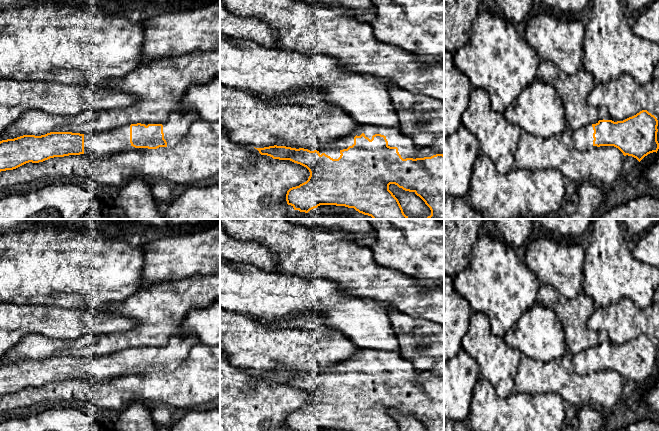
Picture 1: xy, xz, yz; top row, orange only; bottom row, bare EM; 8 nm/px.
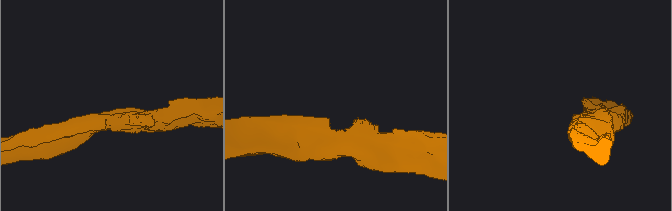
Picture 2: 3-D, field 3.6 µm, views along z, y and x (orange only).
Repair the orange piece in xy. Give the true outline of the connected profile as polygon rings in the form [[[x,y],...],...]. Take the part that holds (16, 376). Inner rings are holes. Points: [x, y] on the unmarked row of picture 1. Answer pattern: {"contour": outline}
{"contour": [[[194,334],[172,335],[165,346],[126,348],[102,357],[50,356],[0,365],[0,396],[26,387],[69,379],[111,380],[127,374],[174,372],[191,348],[201,344]]]}

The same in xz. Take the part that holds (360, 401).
{"contour": [[[359,348],[349,360],[317,374],[277,369],[255,373],[261,379],[290,384],[309,394],[306,406],[287,415],[287,428],[293,431],[401,431],[389,414],[390,408],[414,416],[428,431],[444,431],[444,379],[417,372],[399,352]]]}

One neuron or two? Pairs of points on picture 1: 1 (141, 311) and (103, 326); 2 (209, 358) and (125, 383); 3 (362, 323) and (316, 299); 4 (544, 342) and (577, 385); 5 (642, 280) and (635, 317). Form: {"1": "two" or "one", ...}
{"1": "two", "2": "one", "3": "one", "4": "two", "5": "two"}

